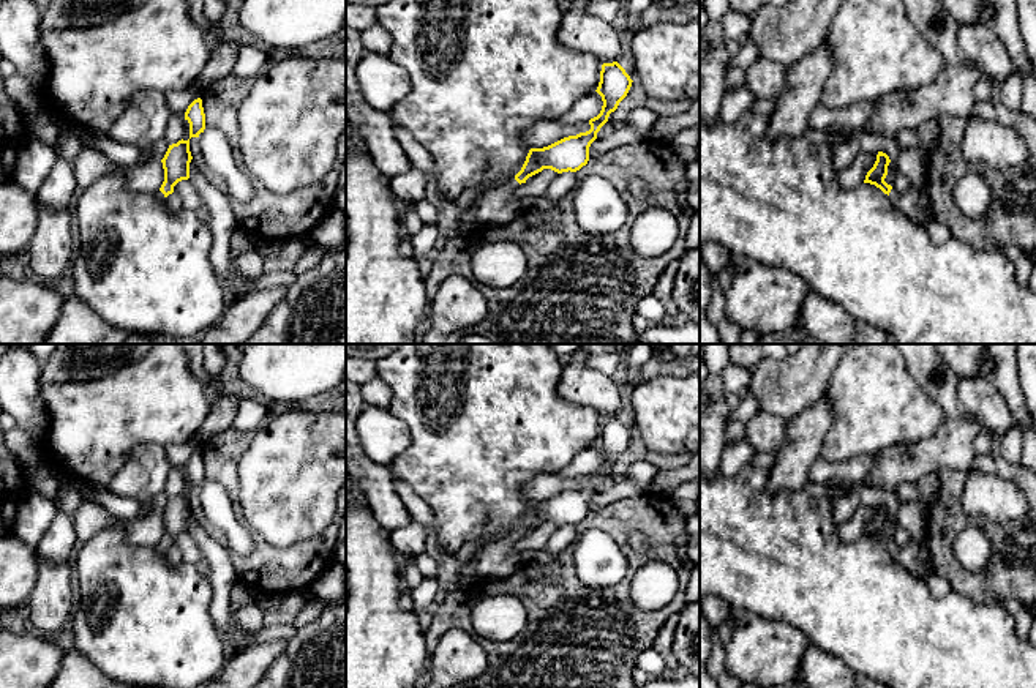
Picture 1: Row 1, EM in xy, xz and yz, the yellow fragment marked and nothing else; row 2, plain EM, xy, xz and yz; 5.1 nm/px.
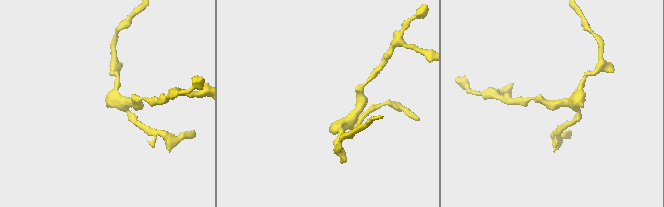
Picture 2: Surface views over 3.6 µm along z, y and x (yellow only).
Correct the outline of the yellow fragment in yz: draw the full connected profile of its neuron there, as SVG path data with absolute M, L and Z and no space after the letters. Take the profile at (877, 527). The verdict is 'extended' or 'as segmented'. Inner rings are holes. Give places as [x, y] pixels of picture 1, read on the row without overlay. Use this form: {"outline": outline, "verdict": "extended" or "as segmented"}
{"outline": "M878 505L873 521L867 525L864 537L875 538L889 549L892 559L918 579L927 579L933 573L932 557L925 538L911 540L905 546L897 546L884 535L891 513Z", "verdict": "extended"}

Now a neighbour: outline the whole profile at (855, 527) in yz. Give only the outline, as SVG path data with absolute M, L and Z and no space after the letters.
M861 505L853 516L839 525L839 538L853 543L864 537L867 525L873 521L878 505Z

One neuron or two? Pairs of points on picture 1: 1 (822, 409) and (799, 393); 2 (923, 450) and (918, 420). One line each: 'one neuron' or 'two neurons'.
1: two neurons
2: two neurons

